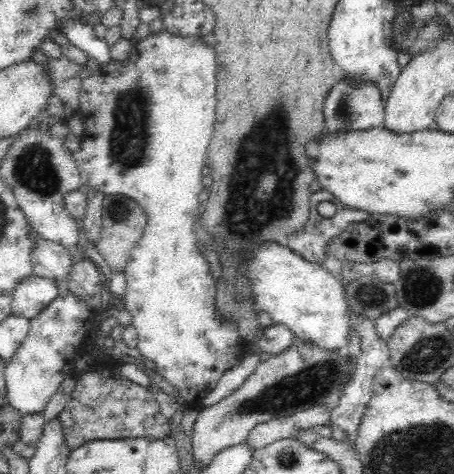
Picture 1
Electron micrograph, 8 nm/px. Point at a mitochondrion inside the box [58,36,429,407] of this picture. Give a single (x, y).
(262, 183)

